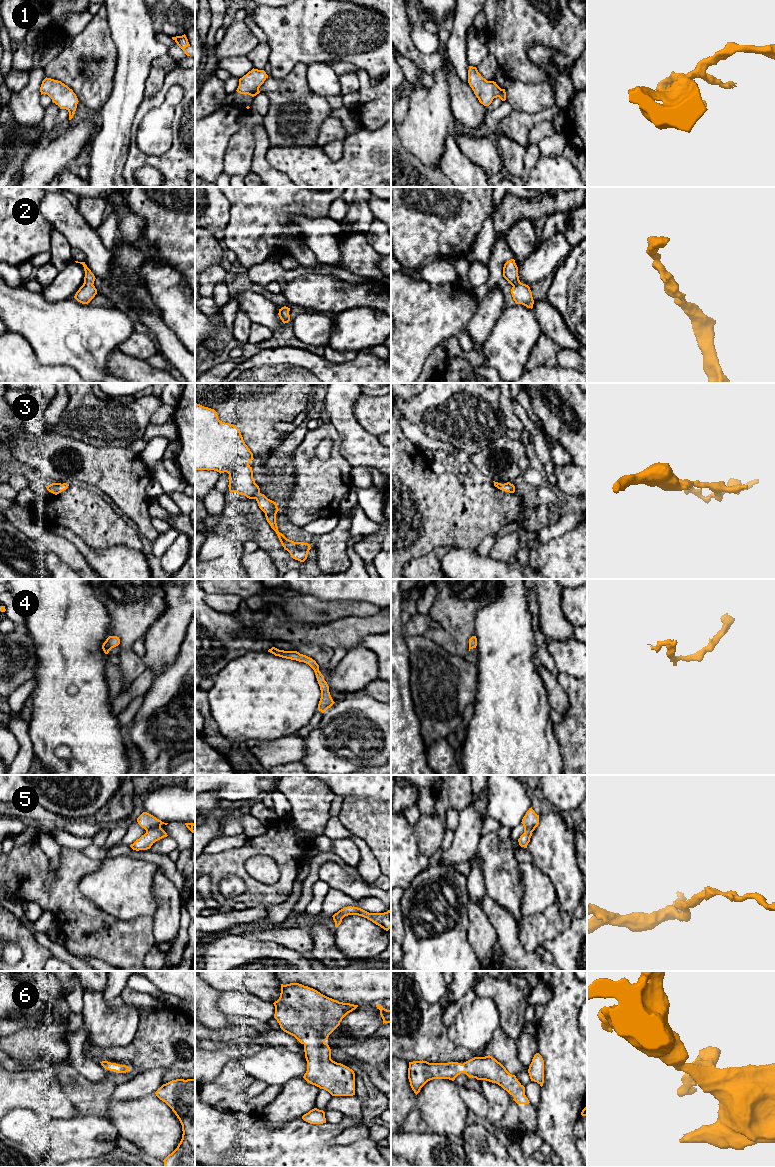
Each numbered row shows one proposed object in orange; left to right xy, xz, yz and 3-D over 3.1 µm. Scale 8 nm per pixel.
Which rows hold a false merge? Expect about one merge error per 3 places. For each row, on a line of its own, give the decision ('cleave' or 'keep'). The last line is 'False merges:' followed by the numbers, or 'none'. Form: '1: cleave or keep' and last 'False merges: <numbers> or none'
1: keep
2: keep
3: keep
4: keep
5: keep
6: keep
False merges: none

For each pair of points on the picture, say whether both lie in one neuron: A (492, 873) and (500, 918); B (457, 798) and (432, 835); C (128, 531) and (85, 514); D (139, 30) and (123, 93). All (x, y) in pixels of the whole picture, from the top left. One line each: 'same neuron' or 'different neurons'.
A: different neurons
B: same neuron
C: same neuron
D: same neuron

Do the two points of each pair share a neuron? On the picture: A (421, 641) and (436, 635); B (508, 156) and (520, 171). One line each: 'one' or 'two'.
A: two
B: one

